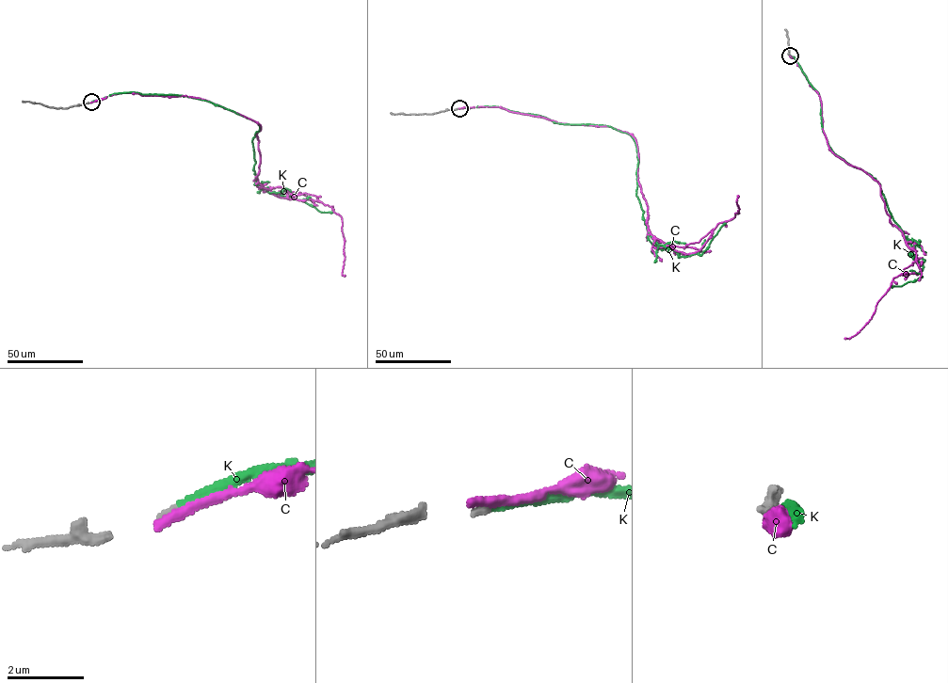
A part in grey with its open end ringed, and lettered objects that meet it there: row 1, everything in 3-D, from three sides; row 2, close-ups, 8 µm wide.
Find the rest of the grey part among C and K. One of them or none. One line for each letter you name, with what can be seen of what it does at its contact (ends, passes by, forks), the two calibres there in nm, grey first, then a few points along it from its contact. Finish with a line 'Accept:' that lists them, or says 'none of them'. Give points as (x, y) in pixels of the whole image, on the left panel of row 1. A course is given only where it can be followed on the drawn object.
K: It ends there. Thickness 150 nm (grey) against 240 nm. Its course: (91, 102), (116, 93), (171, 94), (232, 110), (260, 126), (252, 142), (257, 183), (270, 193), (332, 212)
Accept: K

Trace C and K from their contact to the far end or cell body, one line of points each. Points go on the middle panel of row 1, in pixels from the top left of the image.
C: (459, 108), (501, 106), (631, 134), (648, 229), (677, 251), (700, 248), (717, 224), (738, 213), (738, 196)
K: (459, 108), (497, 106), (627, 133), (636, 146), (636, 196), (647, 229), (680, 257), (701, 255), (726, 223)

